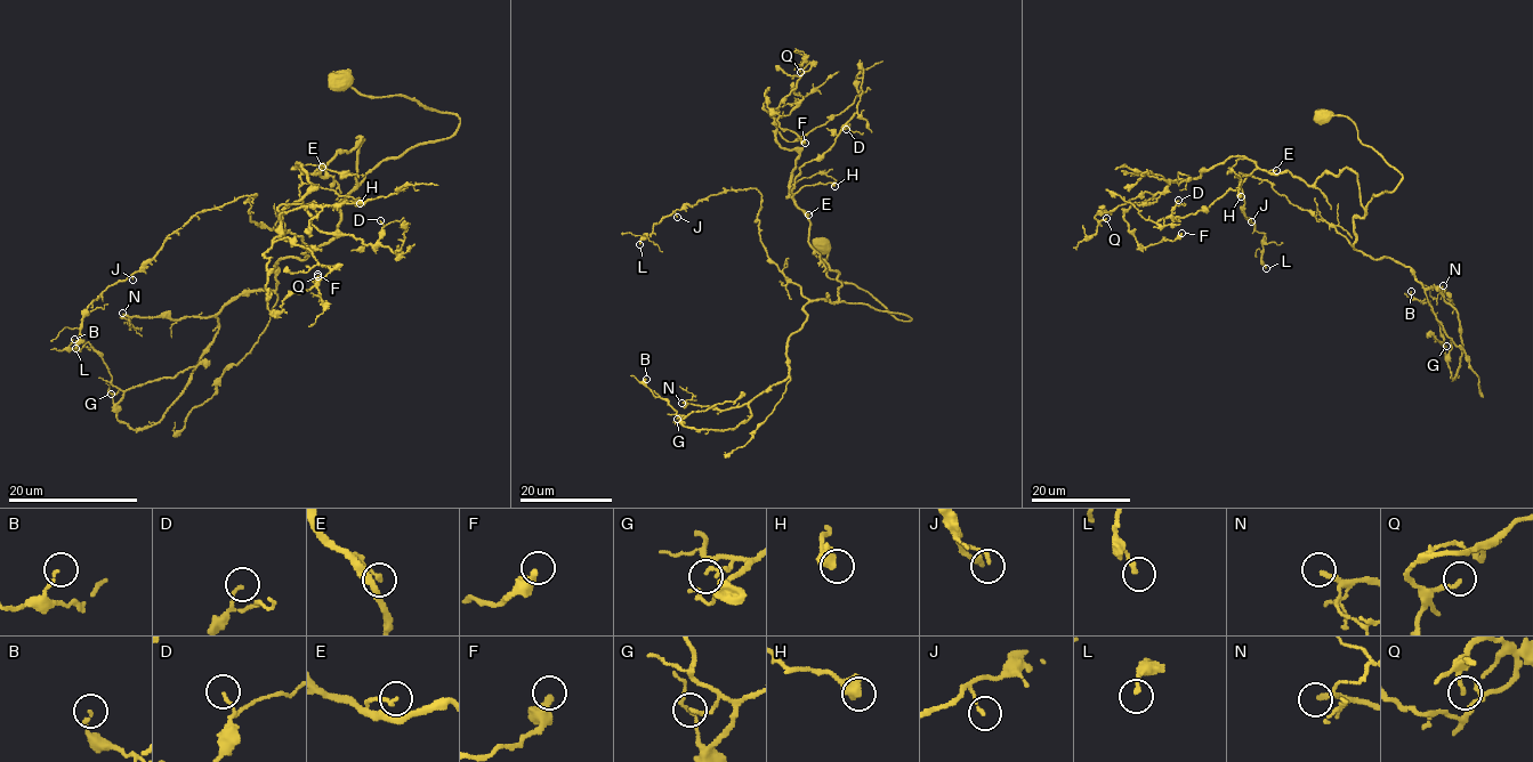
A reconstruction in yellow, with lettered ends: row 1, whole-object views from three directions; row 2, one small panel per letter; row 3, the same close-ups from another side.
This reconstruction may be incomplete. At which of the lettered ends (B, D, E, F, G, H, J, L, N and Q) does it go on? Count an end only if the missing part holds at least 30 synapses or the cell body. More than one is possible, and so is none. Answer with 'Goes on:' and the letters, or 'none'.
Goes on: N

